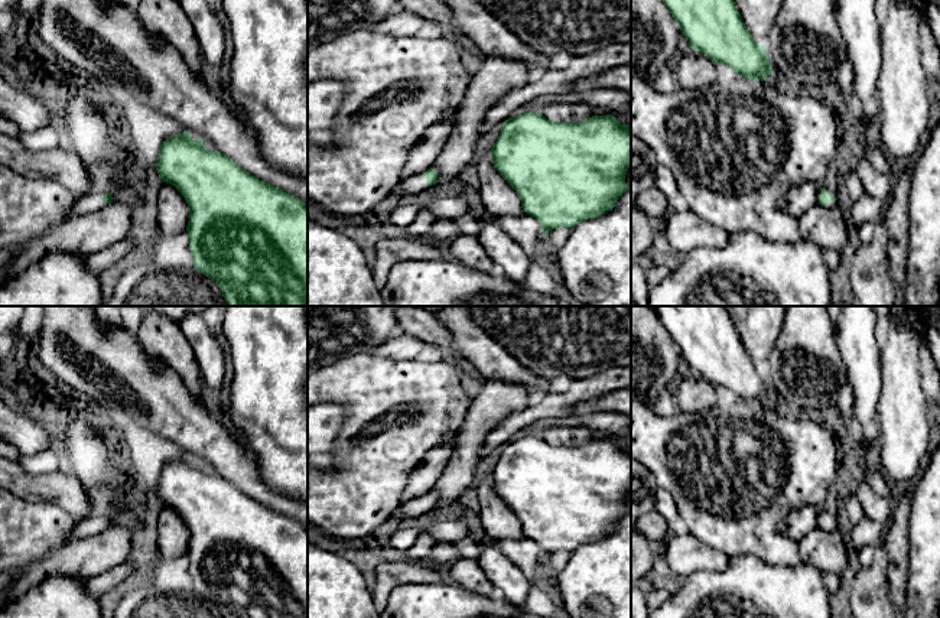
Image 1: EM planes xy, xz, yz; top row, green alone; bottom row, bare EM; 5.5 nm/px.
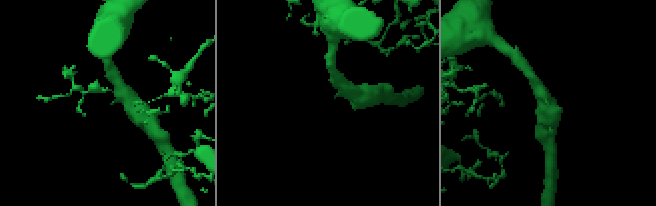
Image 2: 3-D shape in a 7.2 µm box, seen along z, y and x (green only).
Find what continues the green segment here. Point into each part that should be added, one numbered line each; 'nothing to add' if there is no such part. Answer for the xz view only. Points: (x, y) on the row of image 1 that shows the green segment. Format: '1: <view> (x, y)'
1: xz (415, 184)

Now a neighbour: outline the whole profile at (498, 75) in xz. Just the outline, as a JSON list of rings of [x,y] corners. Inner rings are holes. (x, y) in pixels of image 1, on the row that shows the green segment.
[[[487,56],[472,75],[465,98],[458,108],[458,118],[443,149],[432,167],[438,172],[436,183],[459,178],[474,163],[478,152],[479,127],[491,107],[508,92],[531,82],[530,65],[504,56]]]

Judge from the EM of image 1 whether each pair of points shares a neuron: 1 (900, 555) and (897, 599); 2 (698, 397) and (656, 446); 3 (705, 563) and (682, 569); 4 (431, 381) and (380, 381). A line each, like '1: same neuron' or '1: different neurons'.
1: same neuron
2: different neurons
3: same neuron
4: same neuron

